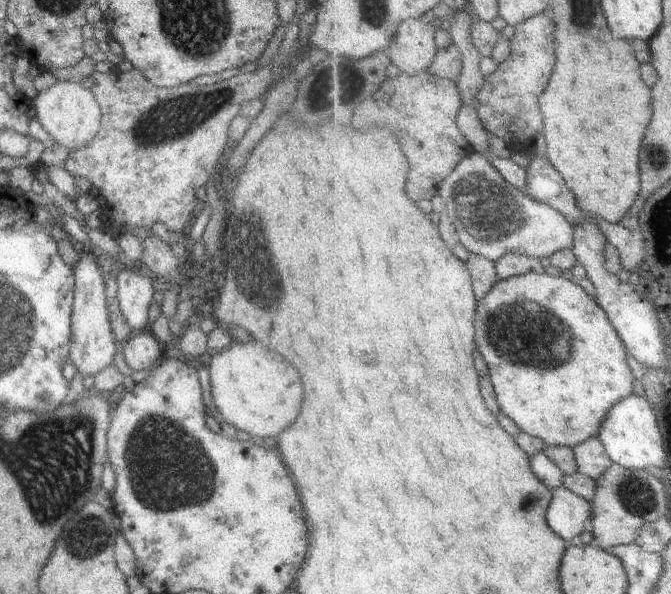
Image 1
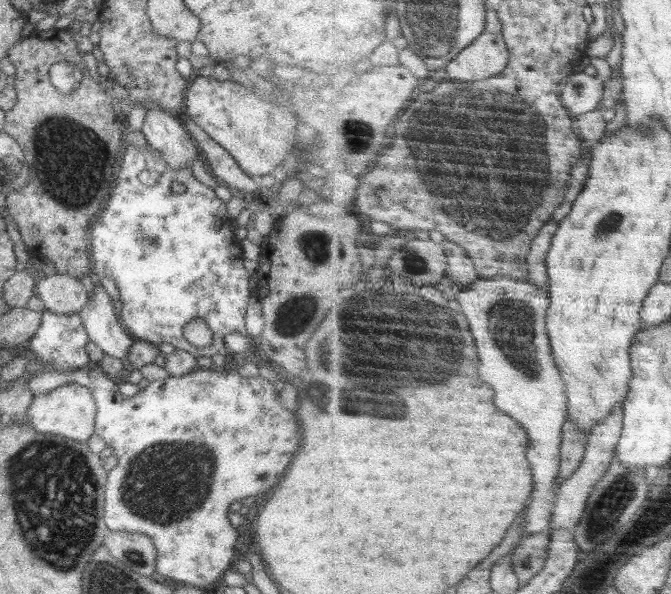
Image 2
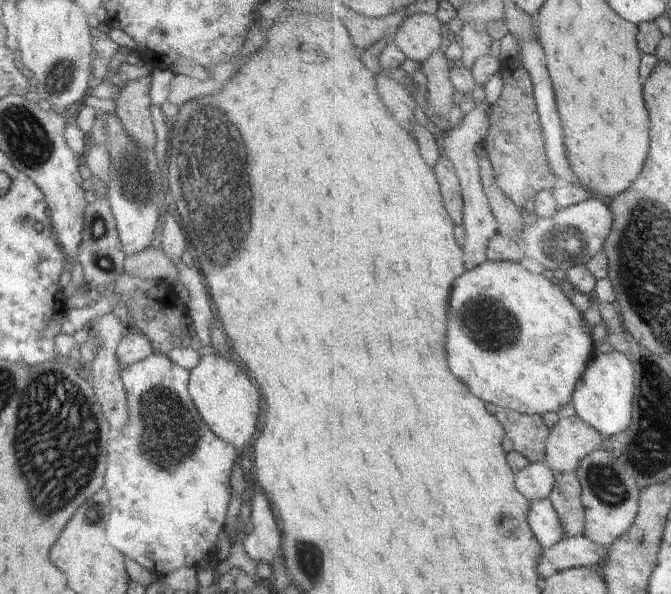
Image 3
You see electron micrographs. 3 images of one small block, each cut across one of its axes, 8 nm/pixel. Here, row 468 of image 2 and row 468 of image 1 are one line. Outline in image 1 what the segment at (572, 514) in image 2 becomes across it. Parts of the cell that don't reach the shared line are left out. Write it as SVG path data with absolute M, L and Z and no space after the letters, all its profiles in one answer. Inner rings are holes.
M599 436L592 437L575 449L579 472L591 476L597 480L607 473L607 470L613 465L613 460L608 454L607 446L604 446Z

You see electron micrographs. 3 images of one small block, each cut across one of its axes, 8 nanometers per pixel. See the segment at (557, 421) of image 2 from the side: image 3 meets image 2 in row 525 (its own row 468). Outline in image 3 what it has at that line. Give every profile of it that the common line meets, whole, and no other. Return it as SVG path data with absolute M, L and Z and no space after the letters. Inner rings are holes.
M530 463L517 474L518 490L531 501L550 499L558 482L557 472L548 463Z

